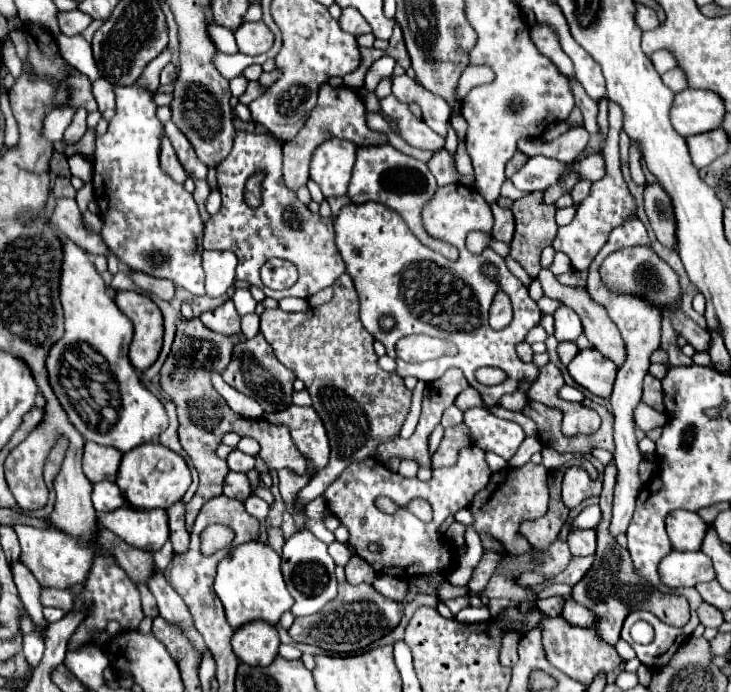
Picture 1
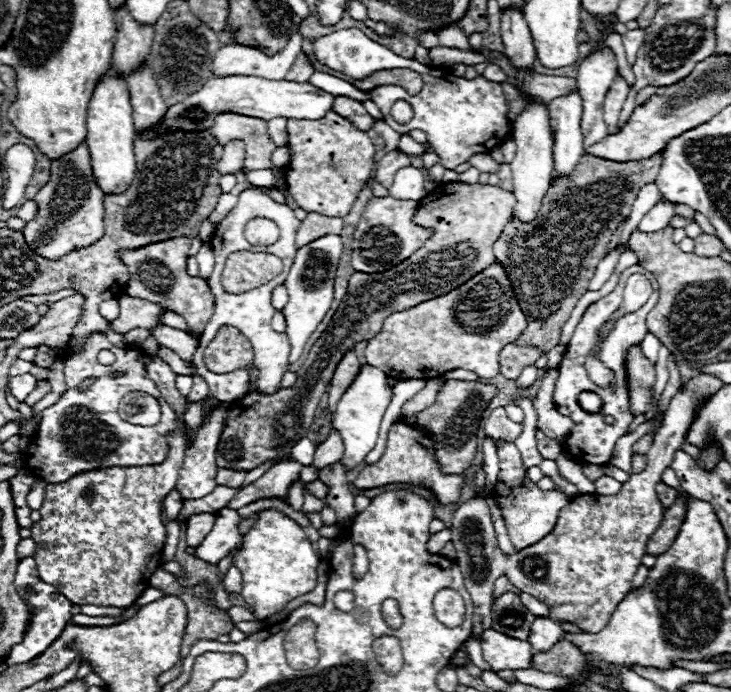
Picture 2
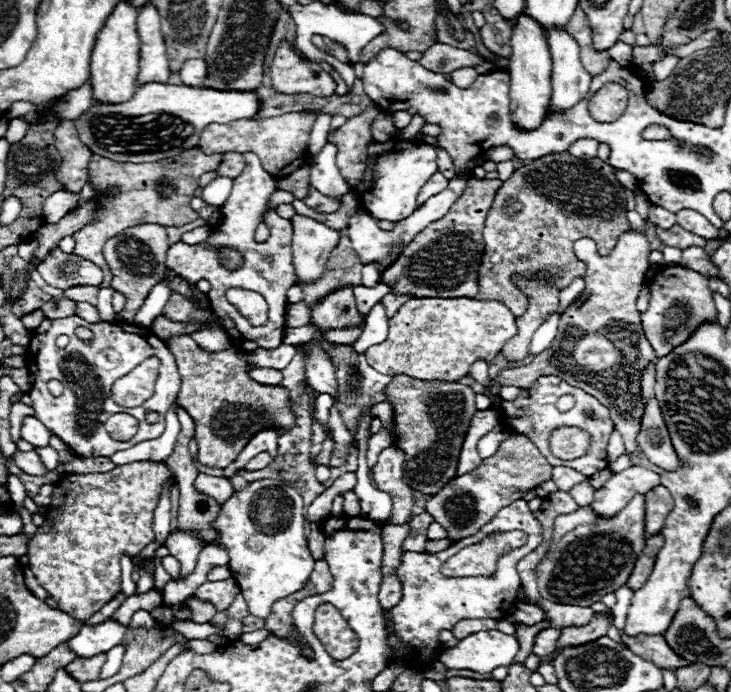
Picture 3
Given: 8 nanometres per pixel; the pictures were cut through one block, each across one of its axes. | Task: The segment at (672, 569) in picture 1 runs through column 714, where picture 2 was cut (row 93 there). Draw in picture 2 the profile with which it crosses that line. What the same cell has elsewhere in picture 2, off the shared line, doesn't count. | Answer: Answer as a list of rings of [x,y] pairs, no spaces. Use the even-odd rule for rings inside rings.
[[[578,92],[548,102],[550,128],[554,136],[554,172],[568,176],[584,154],[580,118],[582,98]]]

